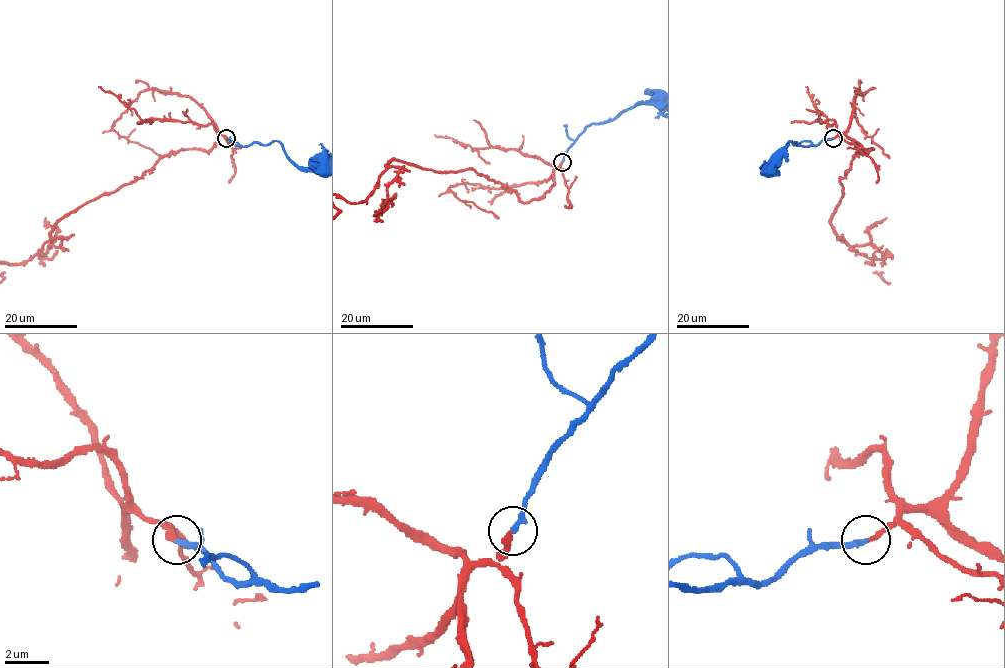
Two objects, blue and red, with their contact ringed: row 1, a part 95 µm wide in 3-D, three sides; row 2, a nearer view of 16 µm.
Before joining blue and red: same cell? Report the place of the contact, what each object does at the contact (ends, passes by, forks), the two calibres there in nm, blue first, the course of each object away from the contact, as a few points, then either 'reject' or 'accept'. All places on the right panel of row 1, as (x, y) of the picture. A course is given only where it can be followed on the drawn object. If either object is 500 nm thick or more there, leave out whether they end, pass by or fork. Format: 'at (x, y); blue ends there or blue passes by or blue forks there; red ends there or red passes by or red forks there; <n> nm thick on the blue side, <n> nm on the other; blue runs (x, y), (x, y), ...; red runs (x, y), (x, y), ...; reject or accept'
at (833, 138); blue ends there; red ends there; 240 nm thick on the blue side, 240 nm on the other; blue runs (832, 138), (816, 145), (800, 146), (795, 142), (794, 145), (790, 141), (781, 160), (768, 169); red runs (832, 138), (873, 149), (857, 154), (840, 180), (831, 222), (874, 263), (860, 262), (836, 238), (844, 252); accept

